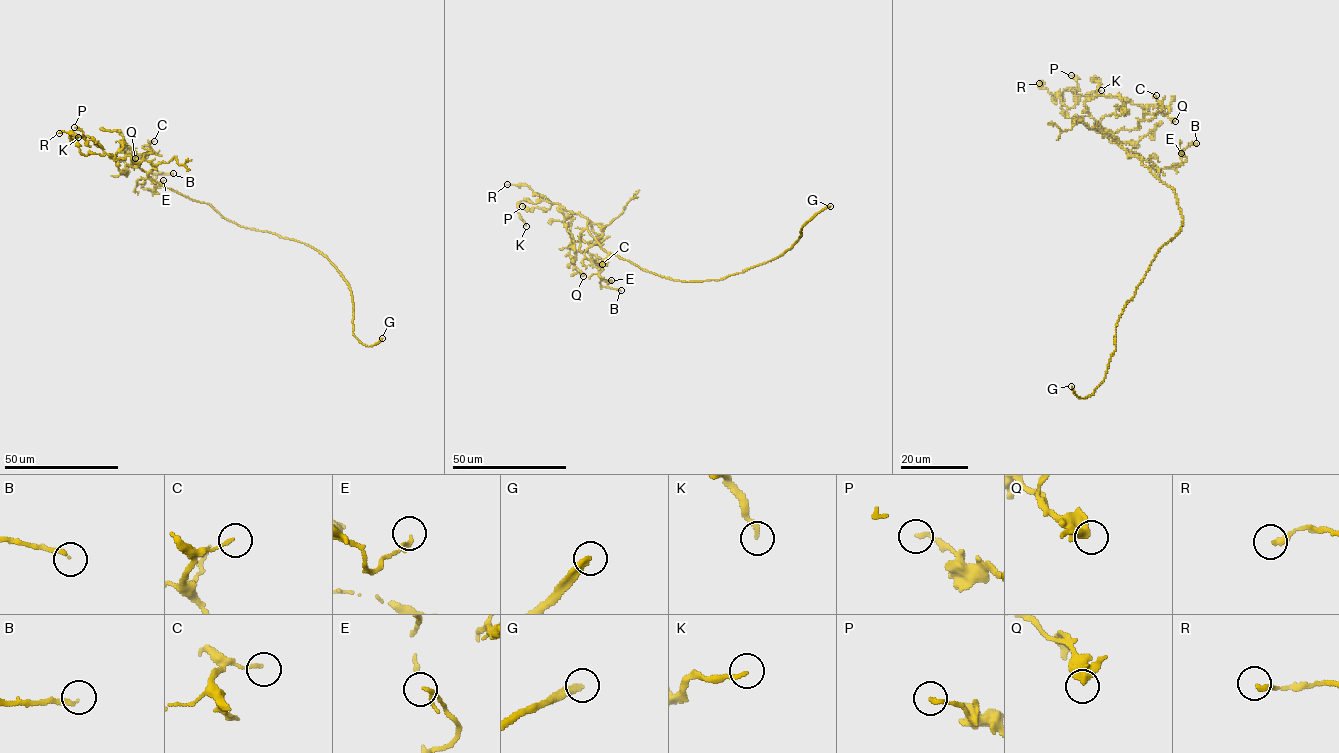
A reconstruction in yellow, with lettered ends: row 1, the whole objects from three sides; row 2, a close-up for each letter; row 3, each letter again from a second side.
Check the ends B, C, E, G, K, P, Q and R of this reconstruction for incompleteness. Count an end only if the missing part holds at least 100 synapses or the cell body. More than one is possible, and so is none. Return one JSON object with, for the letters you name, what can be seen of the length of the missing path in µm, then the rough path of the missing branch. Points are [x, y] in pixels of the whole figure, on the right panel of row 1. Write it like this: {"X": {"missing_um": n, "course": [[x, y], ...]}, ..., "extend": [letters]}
{"G": {"missing_um": 30, "course": [[1071, 386], [1057, 319]]}, "extend": ["G"]}

